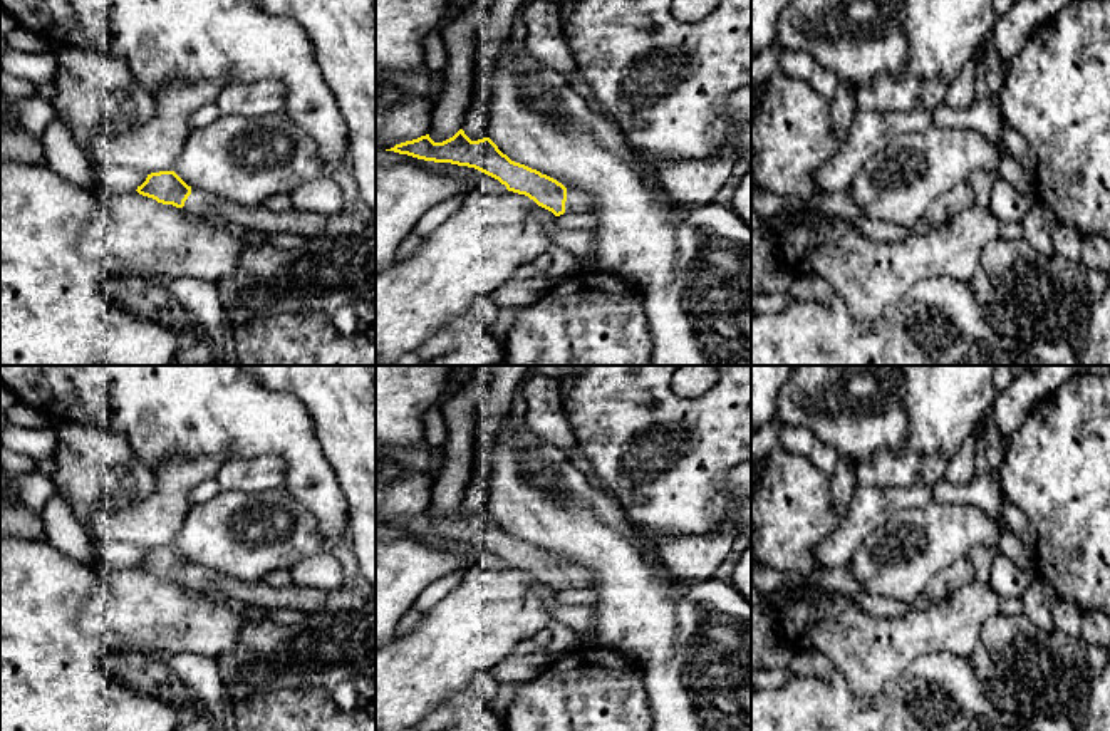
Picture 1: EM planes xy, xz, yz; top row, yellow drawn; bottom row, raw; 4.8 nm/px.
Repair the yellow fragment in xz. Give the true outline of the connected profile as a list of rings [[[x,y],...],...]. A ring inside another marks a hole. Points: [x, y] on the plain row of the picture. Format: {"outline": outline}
{"outline": [[[463,505],[443,518],[434,518],[426,510],[386,526],[424,537],[475,543],[498,555],[508,567],[528,572],[555,592],[565,587],[592,588],[594,585],[594,577],[585,568],[565,563],[557,555],[511,537],[490,513],[471,516]]]}

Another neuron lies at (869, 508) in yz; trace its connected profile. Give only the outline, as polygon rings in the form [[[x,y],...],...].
[[[855,485],[855,491],[843,521],[813,550],[820,570],[832,570],[850,563],[852,553],[864,538],[882,526],[892,515],[905,508],[926,506],[932,501],[932,488],[872,488]]]

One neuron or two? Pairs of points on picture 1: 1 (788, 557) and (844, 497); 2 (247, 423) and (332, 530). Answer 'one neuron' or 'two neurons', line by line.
1: two neurons
2: one neuron

